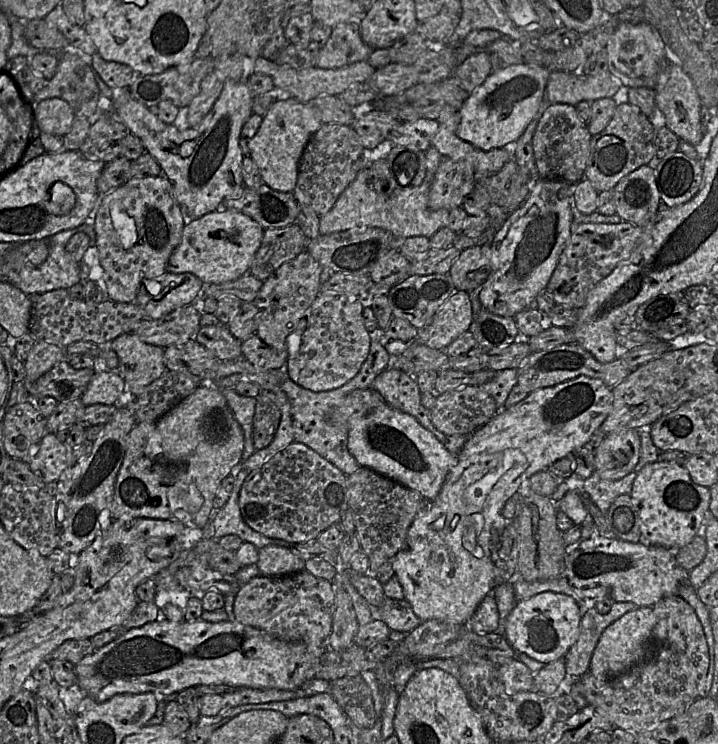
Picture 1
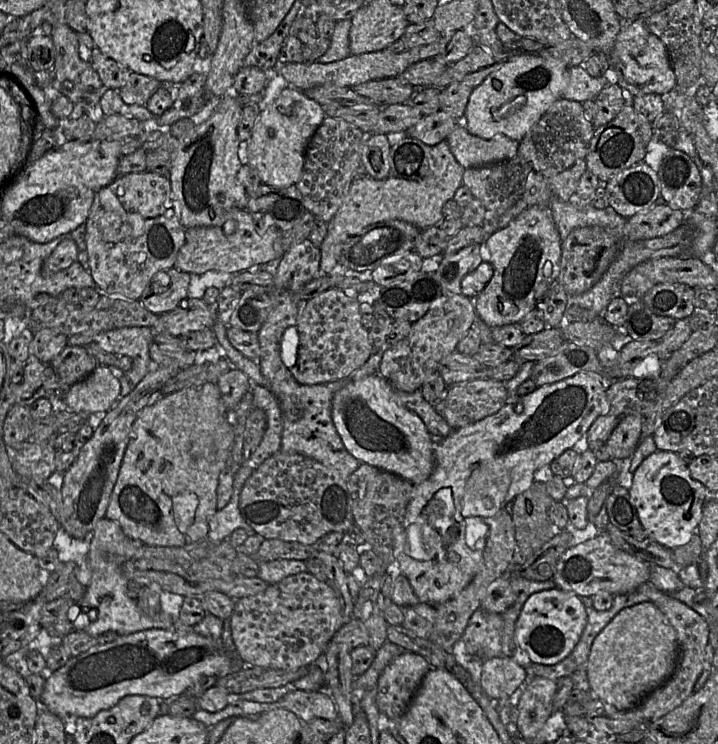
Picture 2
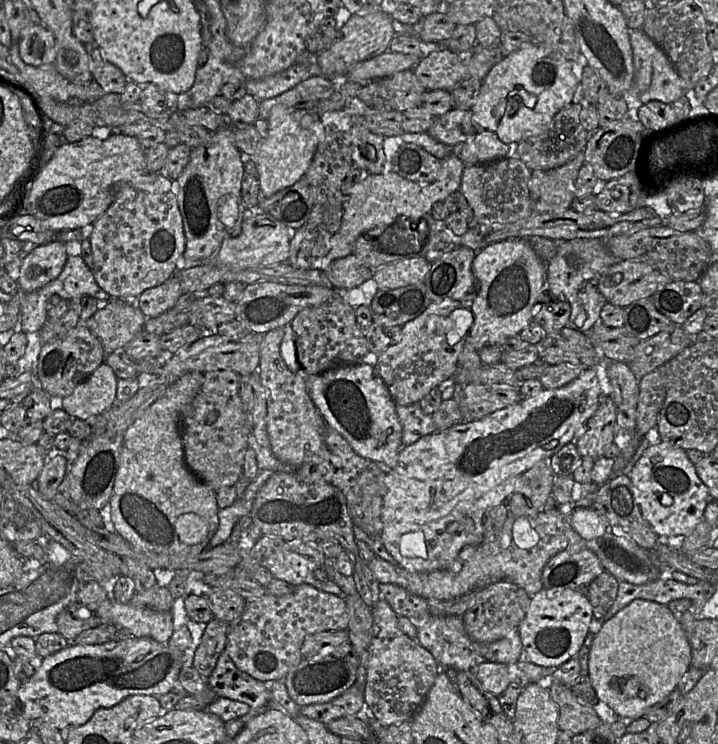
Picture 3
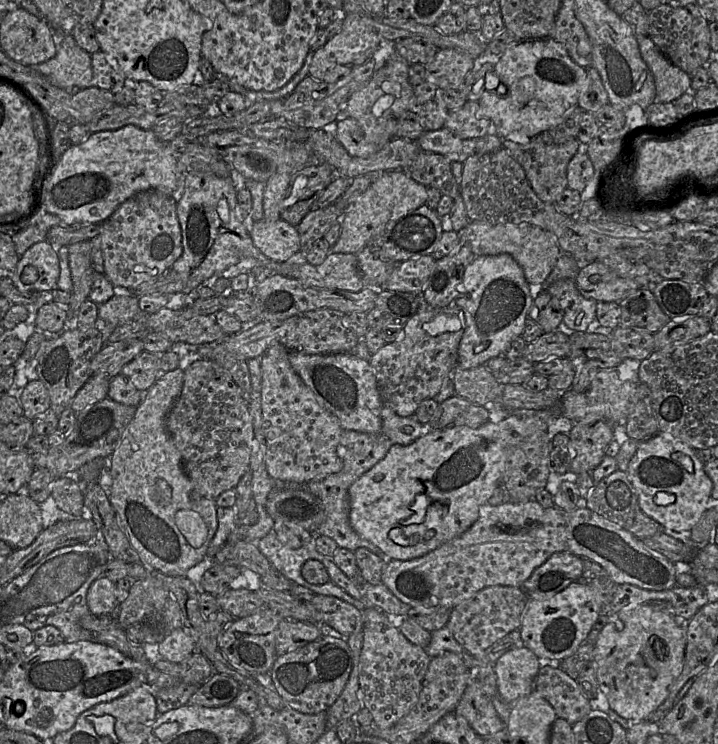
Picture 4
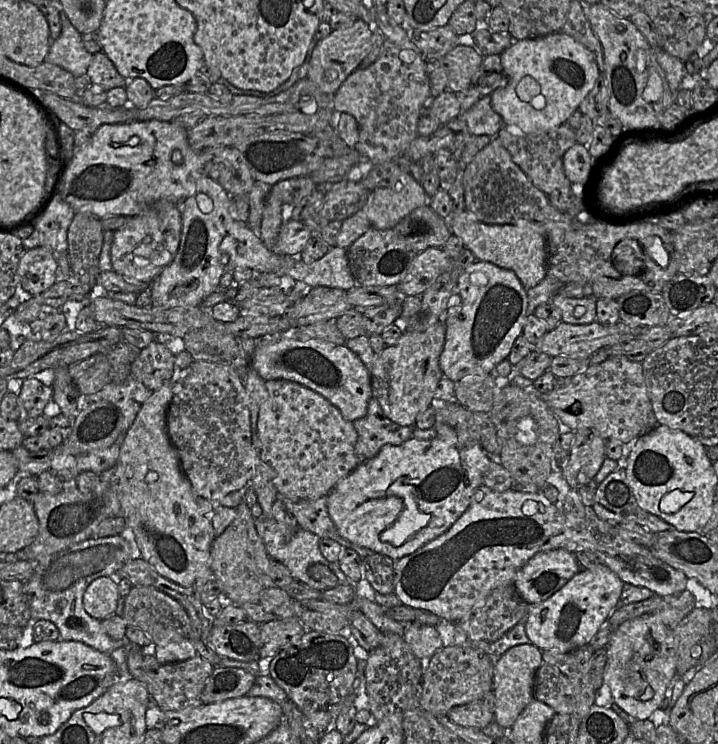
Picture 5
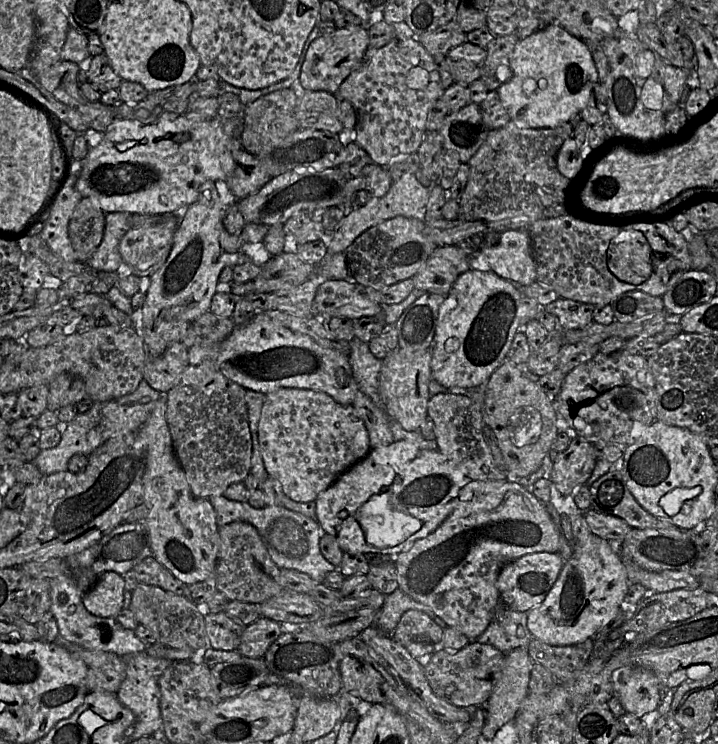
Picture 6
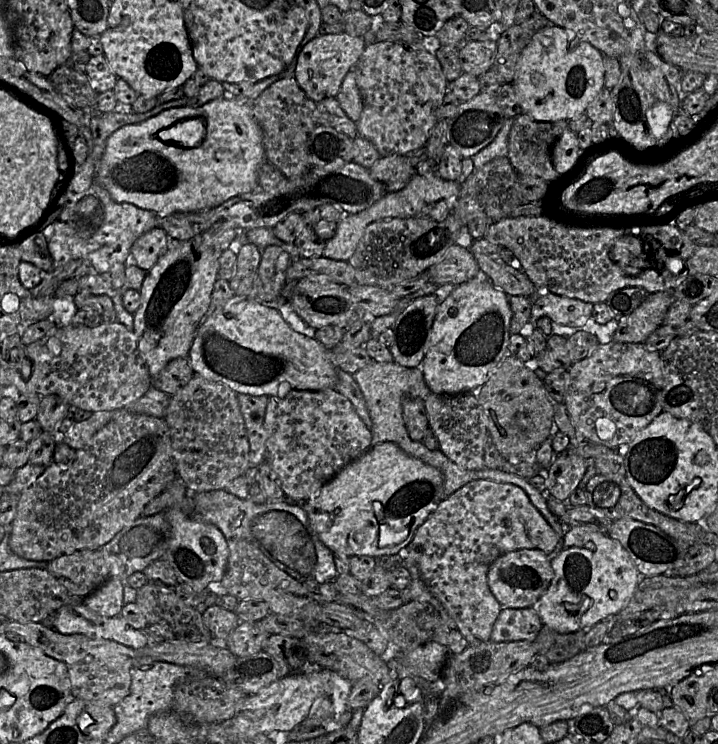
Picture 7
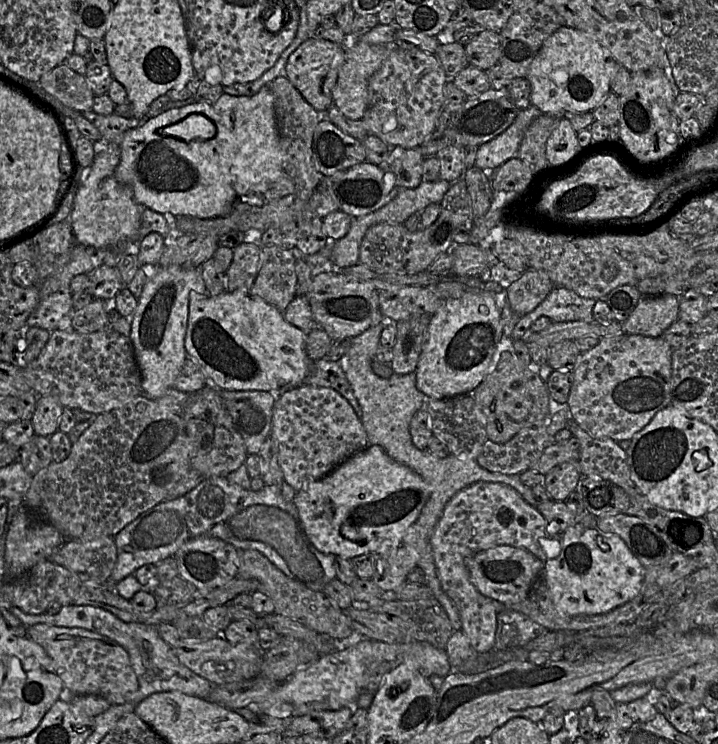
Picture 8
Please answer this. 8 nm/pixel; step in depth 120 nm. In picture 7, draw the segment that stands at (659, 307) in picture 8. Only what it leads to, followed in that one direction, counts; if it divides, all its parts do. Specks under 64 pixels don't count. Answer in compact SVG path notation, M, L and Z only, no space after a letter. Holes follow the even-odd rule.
M656 292L646 296L631 314L619 320L613 341L620 343L644 343L657 328L674 302L672 292Z

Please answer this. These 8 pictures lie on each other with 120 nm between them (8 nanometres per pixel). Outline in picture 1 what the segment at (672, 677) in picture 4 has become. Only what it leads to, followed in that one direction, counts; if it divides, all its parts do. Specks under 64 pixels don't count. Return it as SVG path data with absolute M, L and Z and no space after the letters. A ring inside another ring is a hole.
M637 607L626 612L601 634L592 654L588 671L597 678L611 678L649 658L654 651L651 639L655 623L656 616L652 607Z

